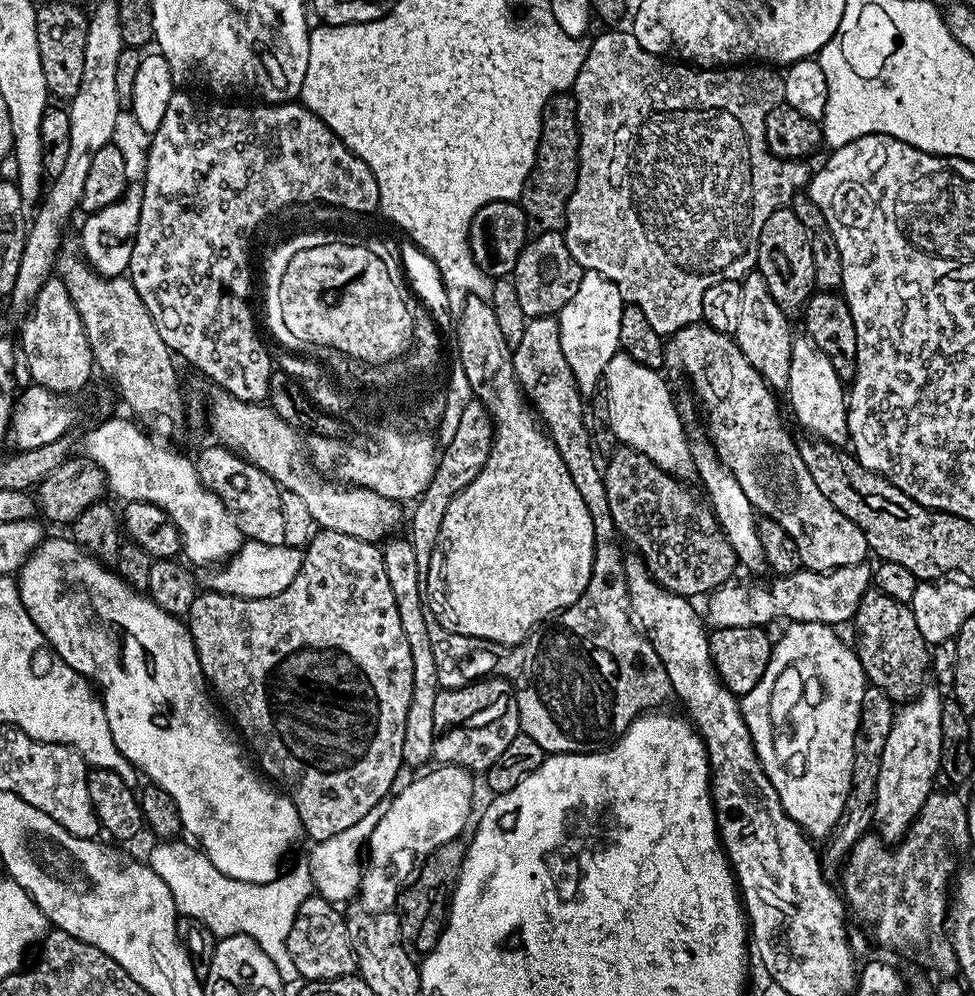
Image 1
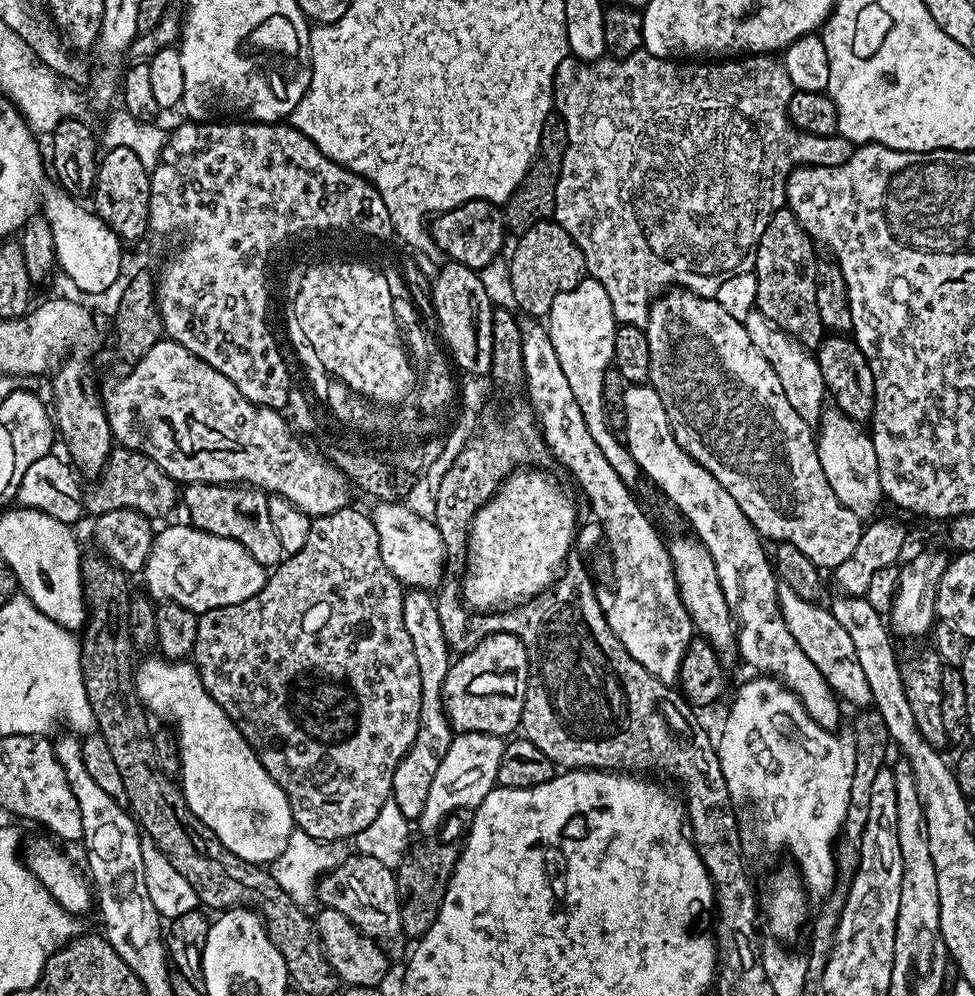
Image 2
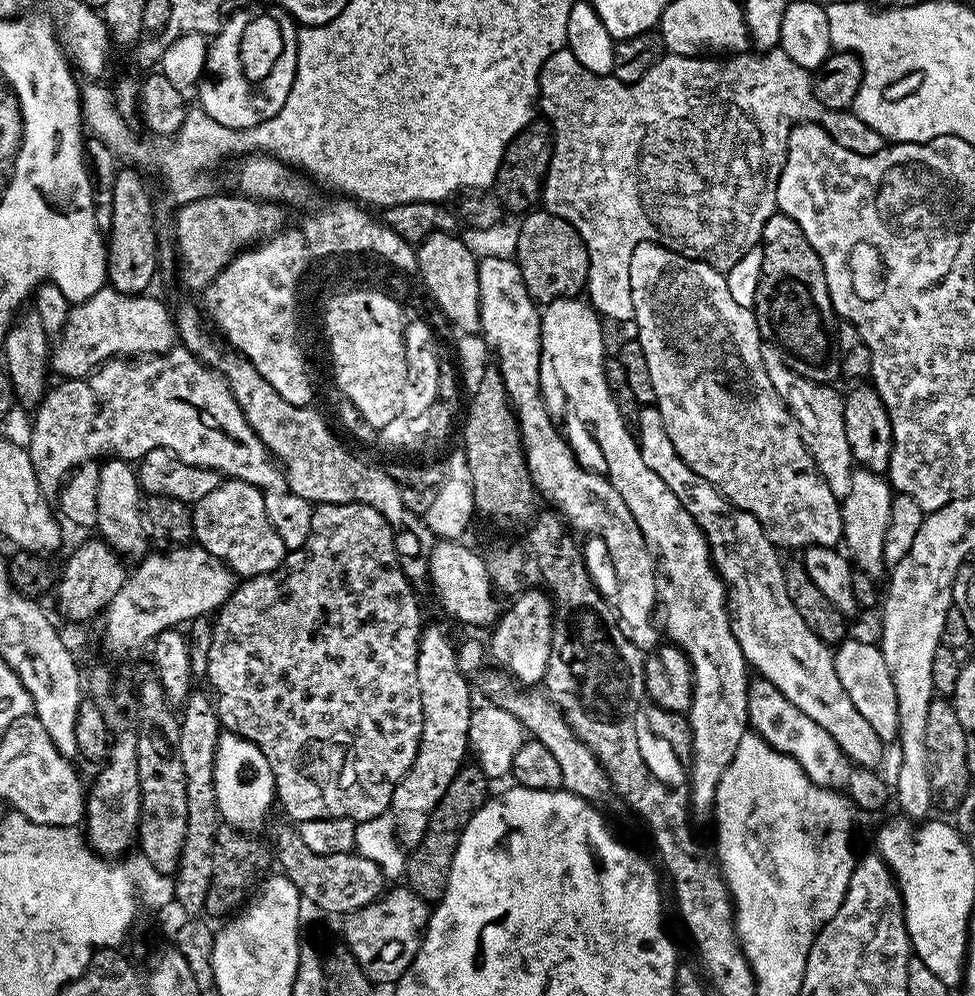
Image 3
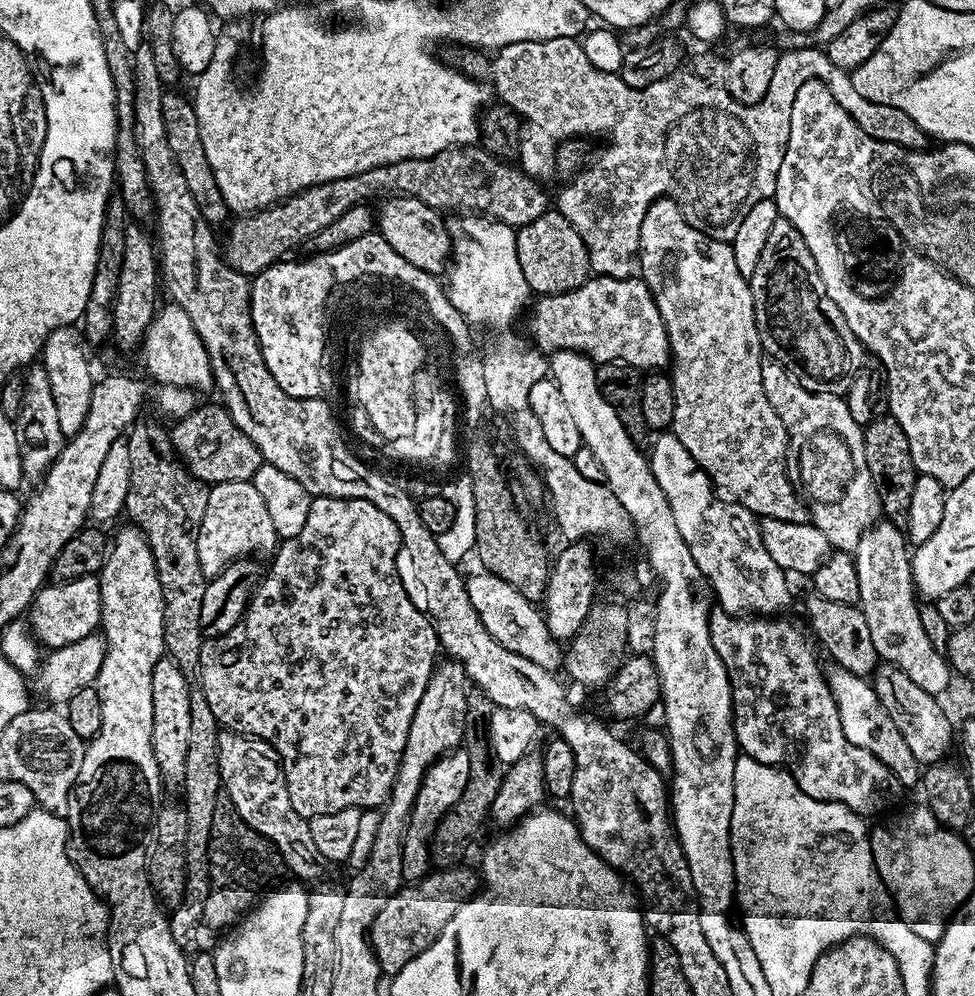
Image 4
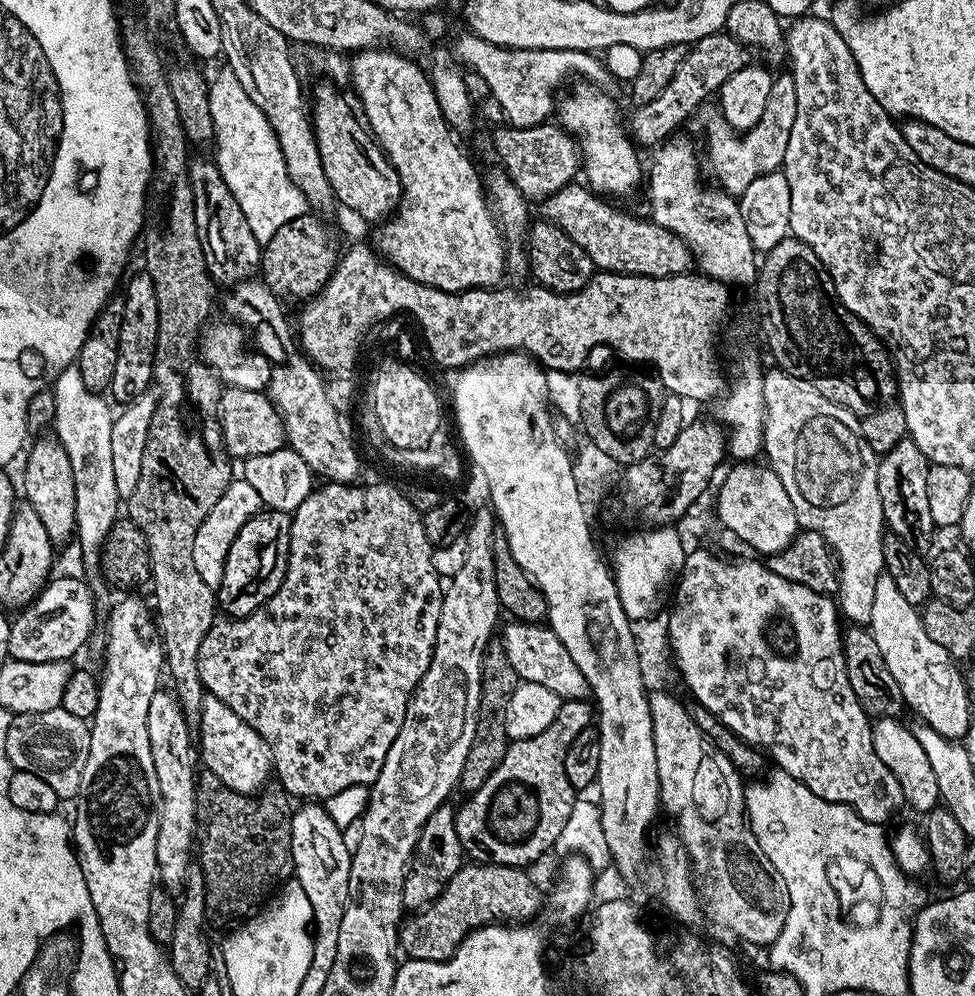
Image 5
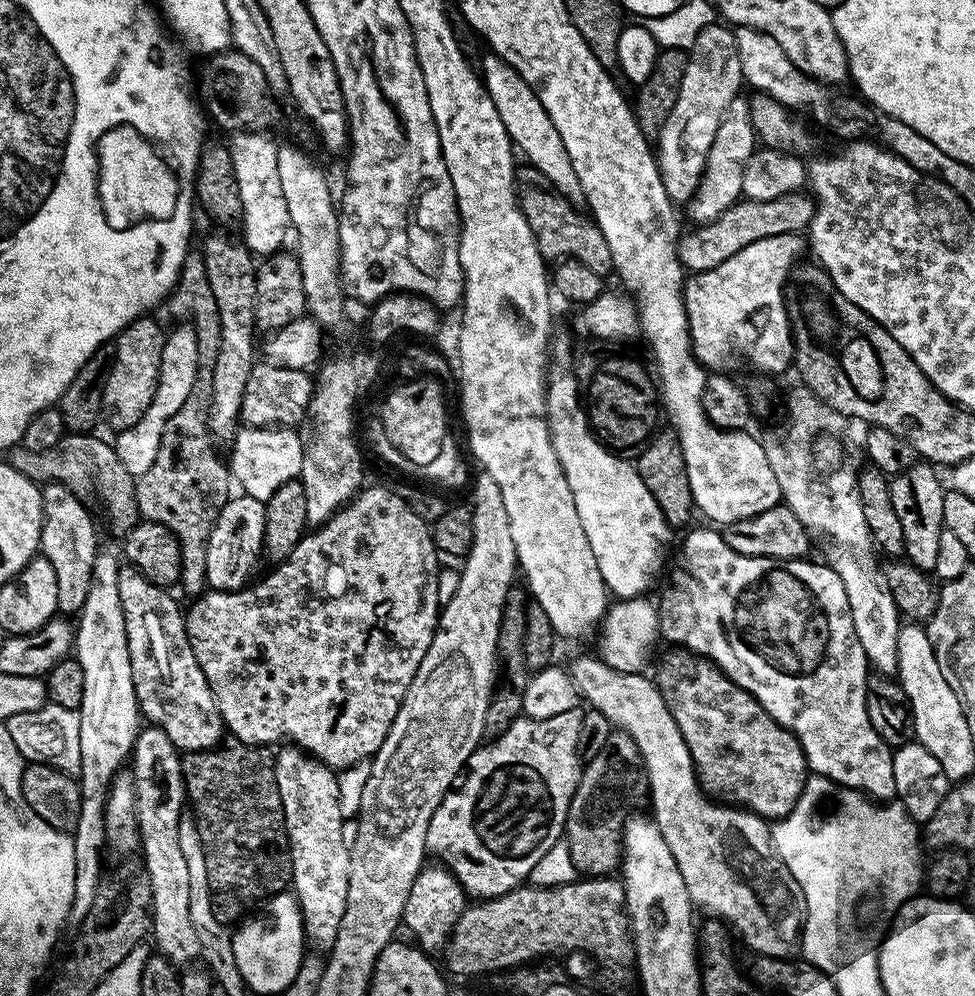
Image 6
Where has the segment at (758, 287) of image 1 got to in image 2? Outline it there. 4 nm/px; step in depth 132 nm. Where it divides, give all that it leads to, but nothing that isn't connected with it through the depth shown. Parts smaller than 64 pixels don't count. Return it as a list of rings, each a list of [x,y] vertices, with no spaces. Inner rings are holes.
[[[753,310],[746,317],[744,325],[750,334],[750,342],[758,346],[762,358],[766,358],[770,366],[774,366],[774,374],[778,374],[778,382],[782,382],[782,390],[786,390],[786,398],[790,401],[790,406],[794,406],[794,410],[798,410],[798,414],[802,414],[804,420],[819,421],[822,409],[825,407],[826,389],[822,370],[815,355],[809,349],[803,348],[792,336],[786,335],[781,328],[771,324],[758,310]]]

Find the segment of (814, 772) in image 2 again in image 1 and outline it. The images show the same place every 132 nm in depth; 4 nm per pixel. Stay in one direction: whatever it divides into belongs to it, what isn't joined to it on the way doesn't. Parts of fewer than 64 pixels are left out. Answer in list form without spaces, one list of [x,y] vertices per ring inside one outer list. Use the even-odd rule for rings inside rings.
[[[792,622],[787,627],[780,640],[778,636],[773,643],[766,674],[762,674],[758,686],[740,700],[740,709],[746,718],[762,770],[766,770],[766,778],[770,778],[774,790],[778,790],[778,798],[786,814],[809,837],[824,838],[831,832],[834,822],[838,822],[846,794],[850,794],[854,738],[866,677],[860,657],[849,645],[848,648],[844,645],[843,638],[836,633],[839,631],[833,625]]]

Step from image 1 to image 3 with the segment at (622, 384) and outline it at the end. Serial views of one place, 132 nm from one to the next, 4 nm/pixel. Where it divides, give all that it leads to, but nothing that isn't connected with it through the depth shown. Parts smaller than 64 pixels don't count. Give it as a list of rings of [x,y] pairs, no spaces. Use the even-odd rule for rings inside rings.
[[[644,406],[639,411],[640,417],[634,428],[638,433],[642,462],[670,486],[678,502],[682,502],[703,530],[710,559],[726,585],[732,633],[745,660],[787,700],[797,704],[806,718],[814,718],[822,730],[829,732],[853,764],[879,769],[884,760],[885,741],[874,734],[870,722],[854,710],[854,702],[850,702],[846,690],[842,690],[838,670],[834,670],[832,661],[833,649],[802,622],[802,614],[798,614],[794,602],[790,602],[790,594],[786,594],[784,564],[776,557],[776,545],[749,512],[734,507],[717,488],[706,482],[706,478],[694,474],[694,470],[682,462],[678,450],[674,450],[674,442],[670,442],[670,434],[666,434],[666,422],[662,422],[662,414],[655,406]]]

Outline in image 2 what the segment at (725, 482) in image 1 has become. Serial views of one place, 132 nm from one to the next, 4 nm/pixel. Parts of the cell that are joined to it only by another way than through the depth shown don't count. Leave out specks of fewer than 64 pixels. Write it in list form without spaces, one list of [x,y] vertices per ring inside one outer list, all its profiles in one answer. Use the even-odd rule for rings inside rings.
[[[777,583],[776,589],[782,618],[790,634],[794,634],[798,646],[802,646],[802,654],[806,654],[806,658],[810,658],[810,662],[818,666],[818,674],[826,678],[828,685],[845,705],[853,704],[853,709],[856,710],[867,709],[872,704],[870,682],[866,682],[866,674],[862,666],[858,666],[858,658],[854,650],[854,642],[850,642],[850,634],[846,634],[846,629],[839,624],[838,618],[834,618],[834,614],[827,607],[819,608],[821,606],[819,603],[798,598],[798,594],[790,590],[790,586]]]

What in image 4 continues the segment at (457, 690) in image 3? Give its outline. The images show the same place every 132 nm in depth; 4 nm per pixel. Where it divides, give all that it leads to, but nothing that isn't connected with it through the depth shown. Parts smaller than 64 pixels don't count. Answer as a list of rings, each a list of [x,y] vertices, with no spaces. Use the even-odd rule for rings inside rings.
[[[453,750],[445,752],[443,756],[436,759],[426,770],[426,774],[422,778],[422,786],[418,790],[418,798],[412,807],[412,813],[408,819],[408,825],[404,831],[404,841],[402,842],[402,874],[405,881],[415,882],[424,879],[429,875],[432,863],[432,839],[438,830],[438,822],[442,822],[442,818],[446,814],[446,810],[450,806],[454,806],[454,802],[458,802],[458,798],[462,798],[462,790],[466,790],[466,782],[470,779],[470,754],[466,754],[462,750]]]

